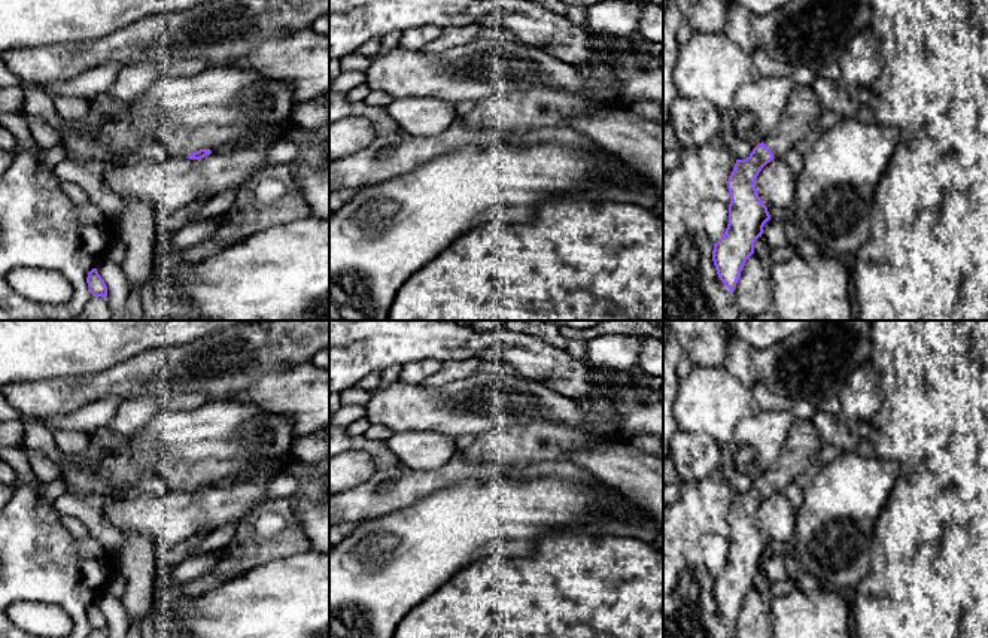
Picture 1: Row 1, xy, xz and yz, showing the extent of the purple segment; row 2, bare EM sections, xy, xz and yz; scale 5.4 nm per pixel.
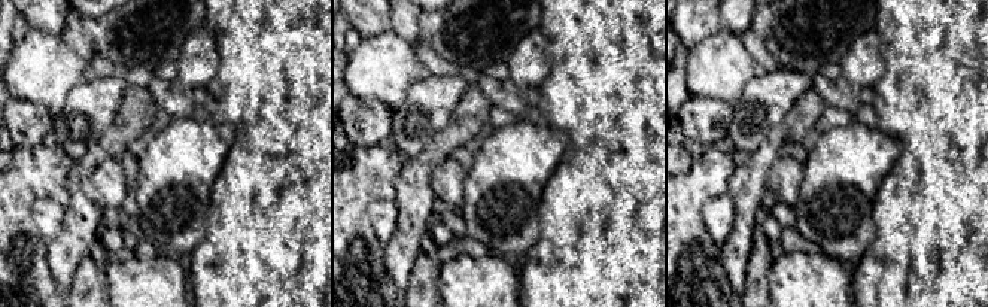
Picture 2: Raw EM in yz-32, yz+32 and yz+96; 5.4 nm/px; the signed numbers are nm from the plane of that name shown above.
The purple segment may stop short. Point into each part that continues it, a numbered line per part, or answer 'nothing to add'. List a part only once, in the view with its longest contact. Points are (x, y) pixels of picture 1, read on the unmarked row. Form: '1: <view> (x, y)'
1: xy (179, 476)

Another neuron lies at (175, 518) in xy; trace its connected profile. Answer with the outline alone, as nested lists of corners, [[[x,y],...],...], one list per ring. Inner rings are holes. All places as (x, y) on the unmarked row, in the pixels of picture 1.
[[[256,468],[238,476],[232,487],[218,486],[201,493],[170,489],[161,496],[139,493],[122,501],[107,499],[103,505],[103,517],[119,532],[136,532],[173,547],[186,546],[188,540],[198,534],[206,534],[231,522],[240,523],[256,505],[268,501],[265,487],[273,476]]]

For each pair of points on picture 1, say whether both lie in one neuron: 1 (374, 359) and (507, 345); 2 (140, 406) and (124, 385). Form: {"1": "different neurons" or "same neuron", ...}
{"1": "same neuron", "2": "different neurons"}

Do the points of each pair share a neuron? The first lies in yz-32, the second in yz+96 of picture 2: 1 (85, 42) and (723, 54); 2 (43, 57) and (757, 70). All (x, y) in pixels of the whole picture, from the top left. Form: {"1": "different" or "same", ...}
{"1": "different", "2": "same"}

